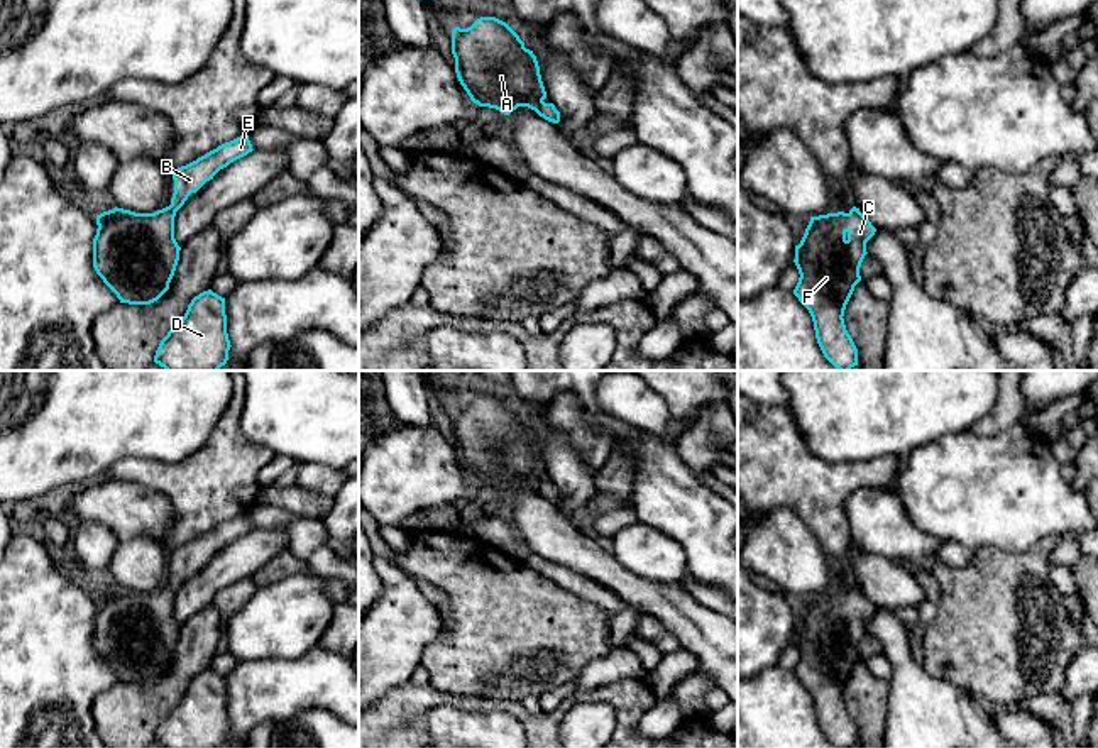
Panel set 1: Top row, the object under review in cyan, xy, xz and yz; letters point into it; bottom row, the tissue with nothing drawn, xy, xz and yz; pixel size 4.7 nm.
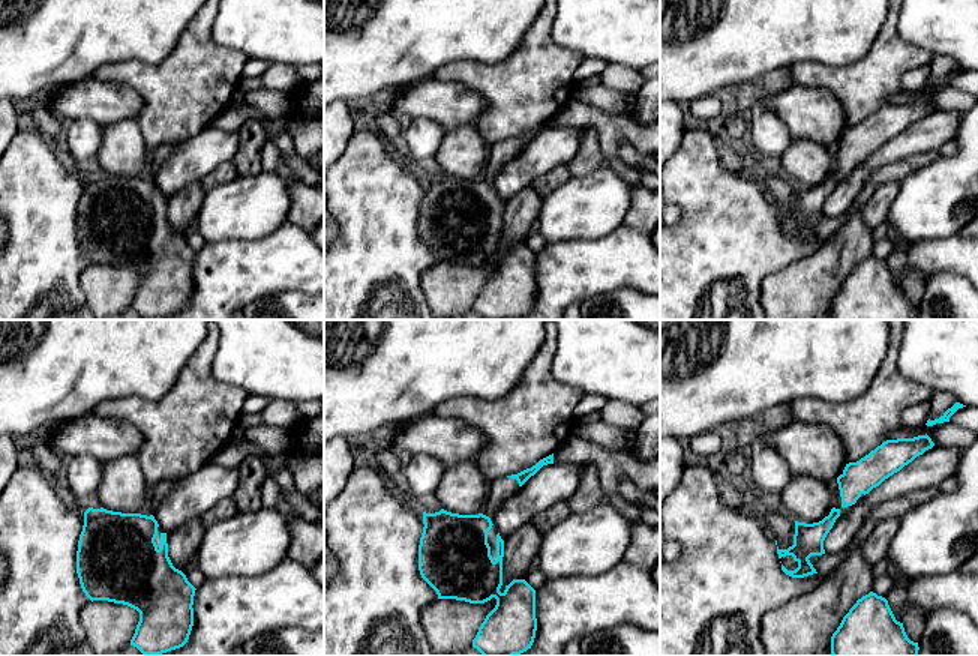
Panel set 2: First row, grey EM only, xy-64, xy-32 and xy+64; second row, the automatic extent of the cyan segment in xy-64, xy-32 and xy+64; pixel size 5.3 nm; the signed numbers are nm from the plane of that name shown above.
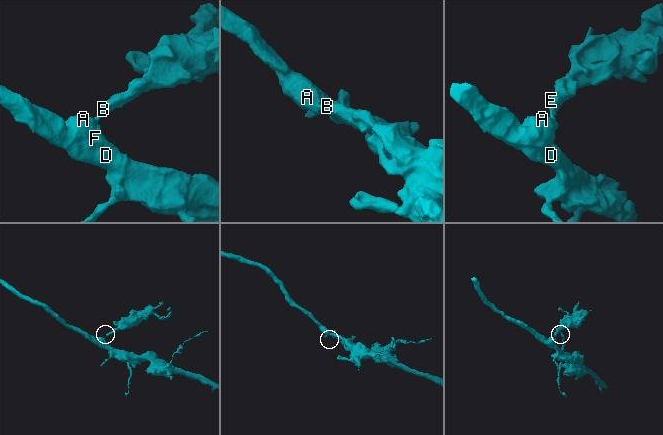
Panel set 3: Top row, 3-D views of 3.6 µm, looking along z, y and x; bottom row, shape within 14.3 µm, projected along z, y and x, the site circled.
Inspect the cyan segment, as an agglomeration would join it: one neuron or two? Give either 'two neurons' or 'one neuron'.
one neuron

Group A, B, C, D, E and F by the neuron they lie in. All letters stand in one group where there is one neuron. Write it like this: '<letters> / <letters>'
A B C D E F

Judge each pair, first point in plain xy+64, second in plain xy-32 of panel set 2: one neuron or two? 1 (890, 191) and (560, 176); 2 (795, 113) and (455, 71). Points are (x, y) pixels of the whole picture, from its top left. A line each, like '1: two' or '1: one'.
1: one
2: two

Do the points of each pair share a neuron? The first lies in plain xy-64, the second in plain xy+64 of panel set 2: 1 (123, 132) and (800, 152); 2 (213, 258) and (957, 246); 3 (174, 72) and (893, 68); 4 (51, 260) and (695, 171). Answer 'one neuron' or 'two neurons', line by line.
1: one neuron
2: one neuron
3: one neuron
4: one neuron

